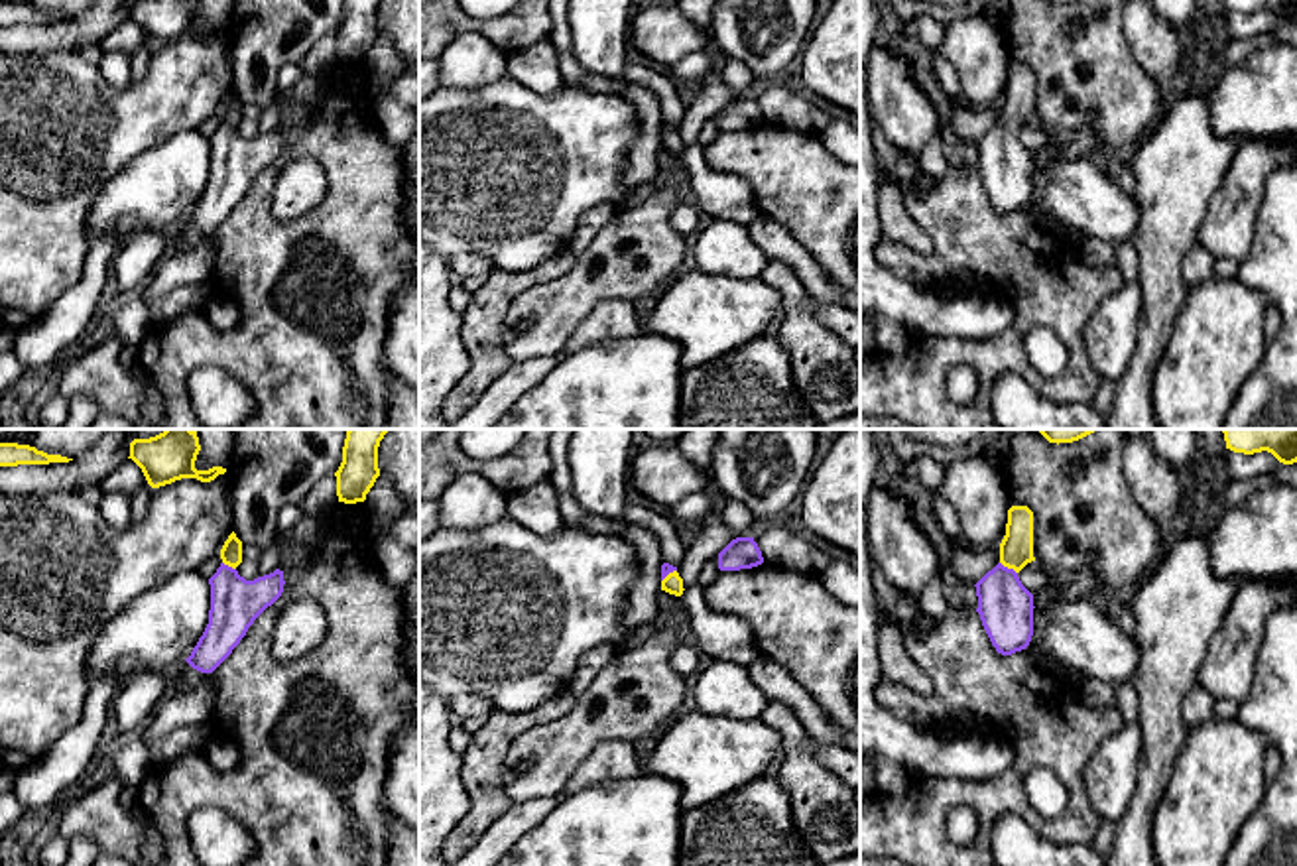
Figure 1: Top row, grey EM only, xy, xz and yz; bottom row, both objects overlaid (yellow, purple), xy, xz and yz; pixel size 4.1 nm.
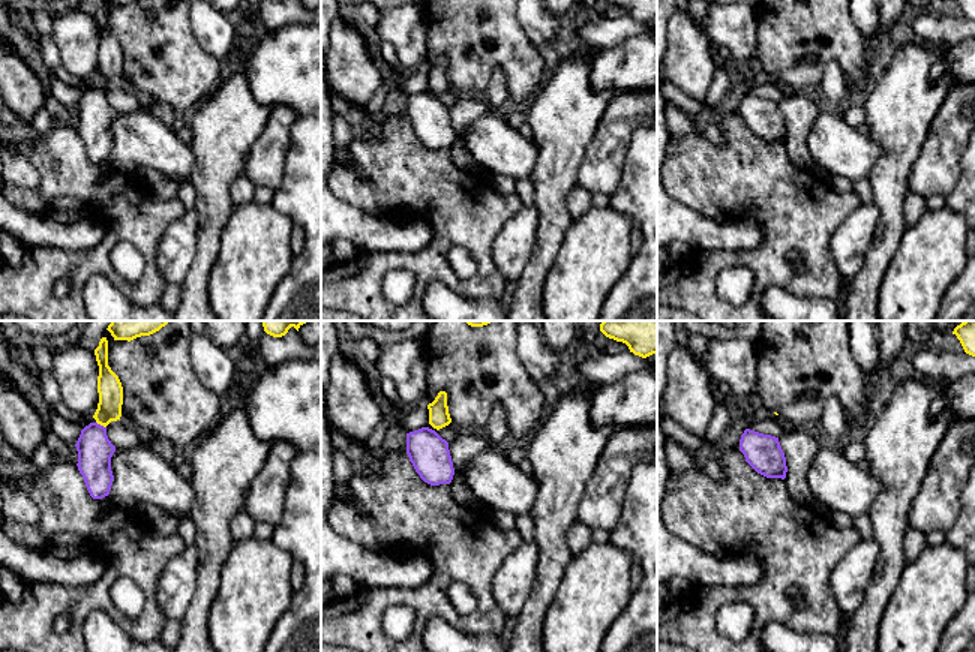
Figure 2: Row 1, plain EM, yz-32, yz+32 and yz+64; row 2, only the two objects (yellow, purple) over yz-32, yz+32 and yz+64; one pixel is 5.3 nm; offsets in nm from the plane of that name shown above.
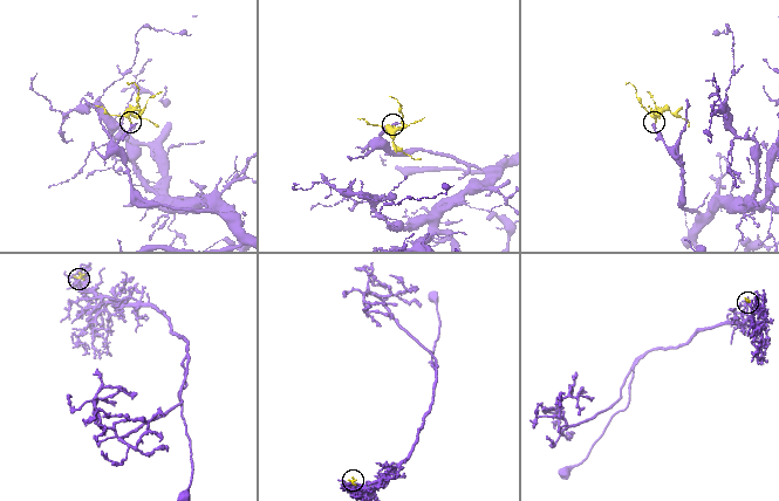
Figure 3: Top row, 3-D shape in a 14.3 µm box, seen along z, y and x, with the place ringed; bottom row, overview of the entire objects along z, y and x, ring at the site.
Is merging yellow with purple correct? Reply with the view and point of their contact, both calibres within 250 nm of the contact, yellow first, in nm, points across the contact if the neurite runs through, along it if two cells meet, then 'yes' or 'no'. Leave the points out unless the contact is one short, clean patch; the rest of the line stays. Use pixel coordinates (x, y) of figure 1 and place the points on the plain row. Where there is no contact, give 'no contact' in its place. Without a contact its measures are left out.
contact yz (1008, 126); calibres 140 and 220 nm; way yz (1016, 109), (1008, 126), (1006, 166); yes

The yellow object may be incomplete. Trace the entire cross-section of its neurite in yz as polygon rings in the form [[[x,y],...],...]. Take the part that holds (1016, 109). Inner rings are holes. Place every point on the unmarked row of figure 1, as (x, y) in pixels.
[[[1012,65],[1000,102],[1000,122],[974,144],[976,171],[992,205],[1002,215],[1025,209],[1033,195],[1033,154],[1018,136],[1031,120],[1035,120],[1033,71],[1027,65]]]

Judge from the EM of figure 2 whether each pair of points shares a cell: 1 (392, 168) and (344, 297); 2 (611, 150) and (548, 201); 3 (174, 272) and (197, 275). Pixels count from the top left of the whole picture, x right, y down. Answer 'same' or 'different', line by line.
1: same
2: different
3: different

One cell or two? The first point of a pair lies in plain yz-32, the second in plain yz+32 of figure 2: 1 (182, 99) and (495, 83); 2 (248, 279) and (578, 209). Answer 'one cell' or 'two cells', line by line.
1: two cells
2: two cells

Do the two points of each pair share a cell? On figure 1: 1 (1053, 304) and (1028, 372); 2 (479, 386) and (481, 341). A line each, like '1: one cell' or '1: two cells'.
1: one cell
2: one cell

